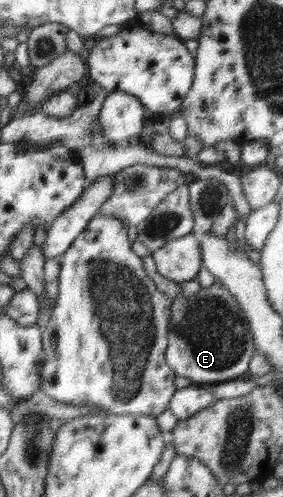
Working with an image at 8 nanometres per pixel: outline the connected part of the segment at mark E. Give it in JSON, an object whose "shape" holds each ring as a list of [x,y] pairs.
{"shape":[[[219,282],[211,286],[202,286],[199,291],[196,291],[194,295],[190,295],[190,297],[184,297],[182,287],[180,287],[180,289],[181,292],[171,299],[171,307],[169,308],[170,320],[168,320],[168,332],[166,332],[166,339],[168,339],[166,363],[170,365],[170,369],[172,369],[178,377],[188,377],[195,385],[199,383],[220,383],[233,379],[245,378],[249,370],[251,357],[254,355],[255,351],[254,337],[252,337],[248,318],[241,307],[237,305],[235,298]]]}

